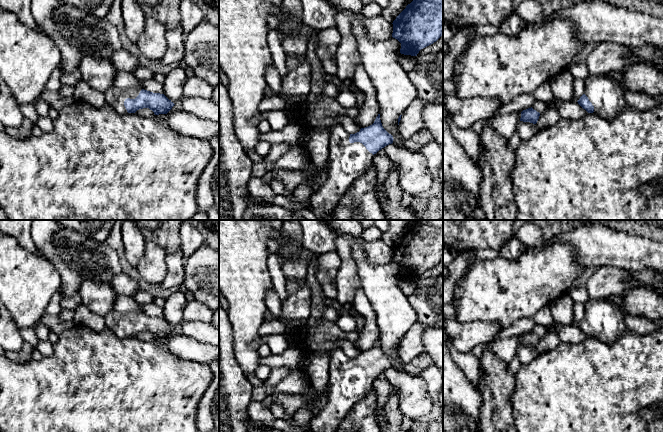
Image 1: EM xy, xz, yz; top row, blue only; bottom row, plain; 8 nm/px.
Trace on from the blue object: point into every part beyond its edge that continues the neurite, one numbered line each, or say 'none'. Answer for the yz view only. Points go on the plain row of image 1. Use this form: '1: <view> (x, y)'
1: yz (605, 318)

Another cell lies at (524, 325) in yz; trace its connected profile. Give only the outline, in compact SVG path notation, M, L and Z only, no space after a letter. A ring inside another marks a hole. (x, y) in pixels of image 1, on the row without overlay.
M533 318L518 319L511 326L498 332L491 341L531 332L535 325L536 323Z

